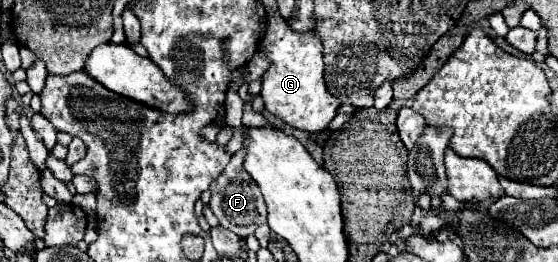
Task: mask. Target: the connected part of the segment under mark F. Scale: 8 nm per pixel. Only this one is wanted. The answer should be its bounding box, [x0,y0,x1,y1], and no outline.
[210,149,266,239]

